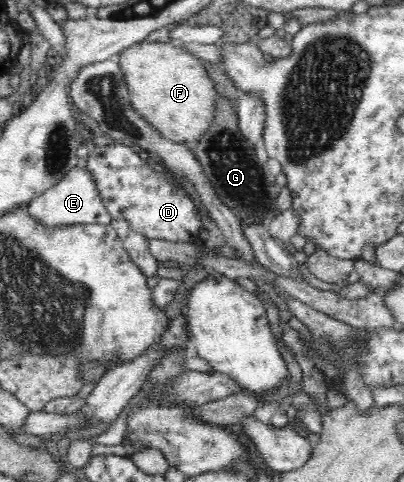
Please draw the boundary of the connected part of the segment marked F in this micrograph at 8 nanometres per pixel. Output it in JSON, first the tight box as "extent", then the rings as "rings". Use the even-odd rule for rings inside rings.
{"extent":[115,40,218,149],"rings":[[[144,40],[129,45],[115,59],[125,78],[131,105],[161,136],[193,149],[213,121],[213,103],[218,97],[203,62],[191,51],[184,51],[181,45],[173,45],[171,40]]]}

